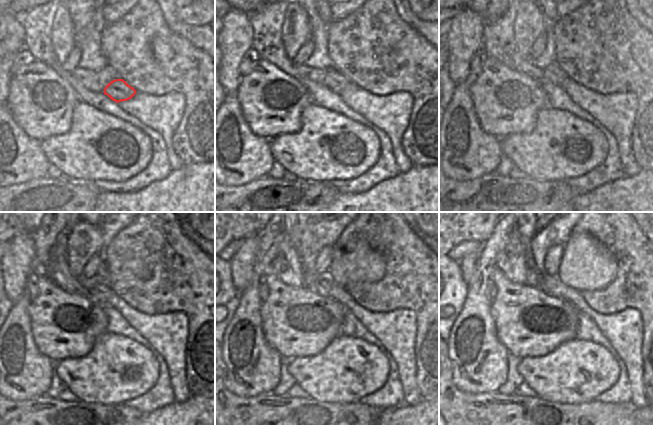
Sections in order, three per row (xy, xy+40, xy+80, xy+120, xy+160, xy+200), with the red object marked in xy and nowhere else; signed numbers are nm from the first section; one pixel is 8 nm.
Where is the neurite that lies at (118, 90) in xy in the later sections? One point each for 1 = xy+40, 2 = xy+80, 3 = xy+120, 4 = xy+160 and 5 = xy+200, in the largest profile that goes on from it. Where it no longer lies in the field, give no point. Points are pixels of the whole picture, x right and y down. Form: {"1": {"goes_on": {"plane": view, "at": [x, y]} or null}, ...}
{"1": {"goes_on": {"plane": "xy+40", "at": [334, 80]}}, "2": {"goes_on": {"plane": "xy+80", "at": [553, 74]}}, "3": {"goes_on": {"plane": "xy+120", "at": [101, 294]}}, "4": {"goes_on": {"plane": "xy+160", "at": [320, 284]}}, "5": {"goes_on": {"plane": "xy+200", "at": [526, 232]}}}

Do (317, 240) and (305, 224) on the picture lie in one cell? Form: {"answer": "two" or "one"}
{"answer": "two"}

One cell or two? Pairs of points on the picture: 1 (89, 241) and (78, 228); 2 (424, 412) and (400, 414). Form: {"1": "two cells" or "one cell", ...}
{"1": "one cell", "2": "one cell"}

